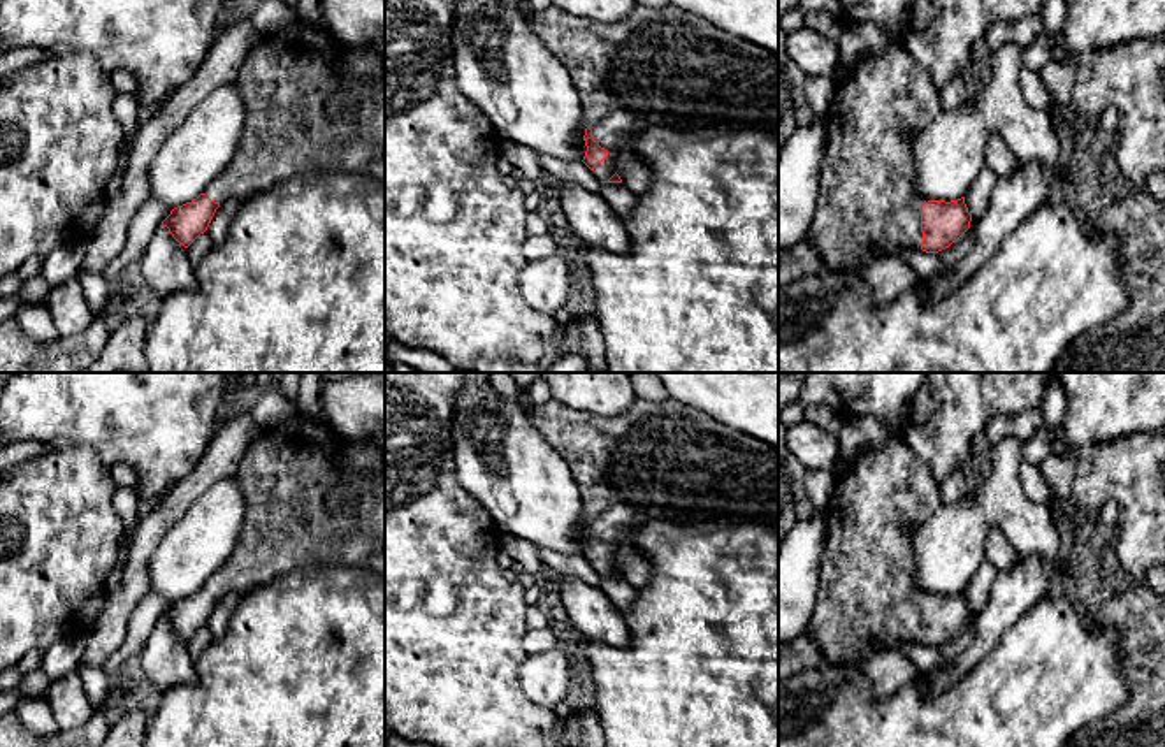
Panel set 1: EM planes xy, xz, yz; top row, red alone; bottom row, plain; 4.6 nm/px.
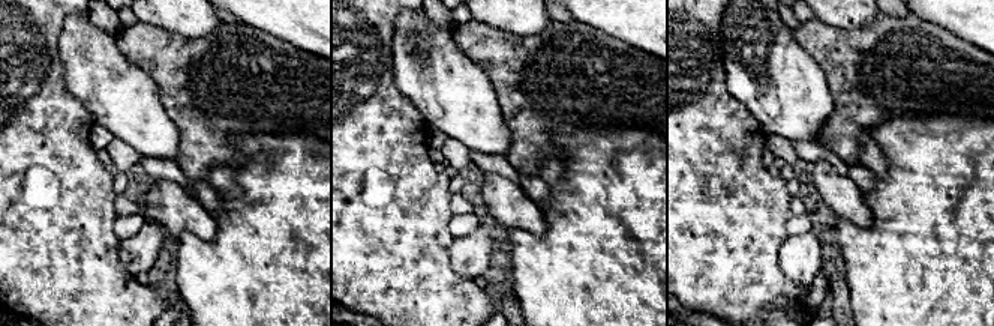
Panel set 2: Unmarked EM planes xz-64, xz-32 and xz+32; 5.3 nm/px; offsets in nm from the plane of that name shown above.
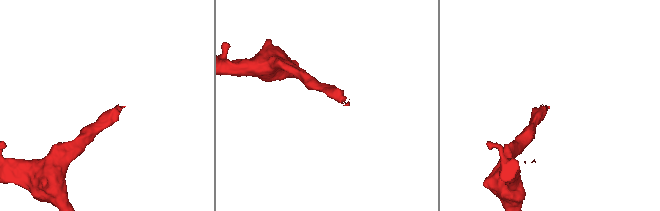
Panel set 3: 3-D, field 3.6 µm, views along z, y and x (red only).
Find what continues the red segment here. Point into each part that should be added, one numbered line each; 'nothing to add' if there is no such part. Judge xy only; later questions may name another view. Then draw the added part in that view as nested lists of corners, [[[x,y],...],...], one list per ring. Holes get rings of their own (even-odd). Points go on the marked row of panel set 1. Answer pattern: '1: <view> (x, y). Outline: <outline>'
1: xy (303, 116). Outline: [[[292,23],[276,32],[264,33],[258,44],[255,44],[246,58],[242,60],[234,86],[241,93],[246,104],[246,121],[241,144],[228,163],[228,167],[206,188],[206,195],[214,202],[225,202],[230,199],[246,200],[264,190],[271,190],[290,178],[309,176],[309,174],[336,174],[350,172],[357,176],[373,178],[378,181],[381,192],[385,193],[385,54],[378,53],[383,60],[383,72],[378,79],[348,79],[339,69],[339,58],[344,46],[329,32],[322,28],[313,28],[304,23]]]

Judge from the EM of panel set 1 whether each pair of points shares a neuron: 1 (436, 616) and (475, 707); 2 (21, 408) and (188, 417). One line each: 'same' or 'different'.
1: same
2: same

